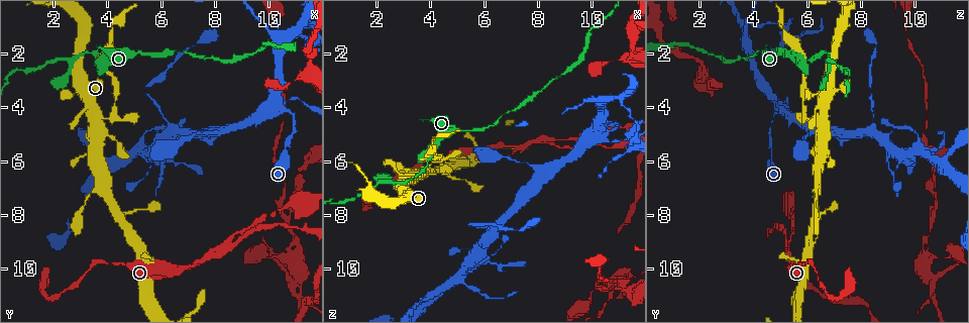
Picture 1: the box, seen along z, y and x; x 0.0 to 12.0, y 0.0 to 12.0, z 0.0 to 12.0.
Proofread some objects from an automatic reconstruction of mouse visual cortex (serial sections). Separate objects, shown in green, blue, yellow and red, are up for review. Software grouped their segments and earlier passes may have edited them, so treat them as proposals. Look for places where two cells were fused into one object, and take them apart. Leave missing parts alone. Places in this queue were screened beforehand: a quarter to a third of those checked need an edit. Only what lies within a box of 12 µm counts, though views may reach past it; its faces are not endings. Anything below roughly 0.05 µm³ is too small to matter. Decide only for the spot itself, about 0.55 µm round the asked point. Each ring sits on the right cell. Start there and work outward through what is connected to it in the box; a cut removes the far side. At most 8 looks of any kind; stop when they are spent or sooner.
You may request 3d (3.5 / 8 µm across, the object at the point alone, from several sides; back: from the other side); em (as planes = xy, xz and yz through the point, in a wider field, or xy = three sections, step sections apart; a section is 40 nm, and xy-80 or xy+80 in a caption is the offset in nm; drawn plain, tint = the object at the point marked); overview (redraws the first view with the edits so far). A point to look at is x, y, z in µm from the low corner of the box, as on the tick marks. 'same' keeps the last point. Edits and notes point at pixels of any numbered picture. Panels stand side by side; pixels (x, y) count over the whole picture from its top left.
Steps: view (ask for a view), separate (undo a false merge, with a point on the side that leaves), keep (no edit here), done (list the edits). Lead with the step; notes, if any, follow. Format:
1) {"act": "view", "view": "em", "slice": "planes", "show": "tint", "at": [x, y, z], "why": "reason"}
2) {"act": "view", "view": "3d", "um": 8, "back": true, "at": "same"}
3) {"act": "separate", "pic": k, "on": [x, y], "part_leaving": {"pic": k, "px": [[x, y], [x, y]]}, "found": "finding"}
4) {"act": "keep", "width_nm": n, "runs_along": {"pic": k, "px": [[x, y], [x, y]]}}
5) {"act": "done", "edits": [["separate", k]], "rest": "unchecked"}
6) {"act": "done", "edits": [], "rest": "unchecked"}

{"act": "view", "view": "3d", "um": 3.5, "at": [4.1, 4.5, 6.0], "why": "a fork"}

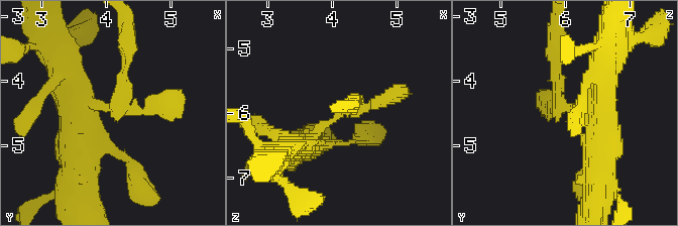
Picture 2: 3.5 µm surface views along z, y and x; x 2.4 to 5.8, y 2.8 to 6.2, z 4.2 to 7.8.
{"act": "view", "view": "em", "slice": "xy", "step": 2, "show": "plain", "at": [4.20, 4.40, 5.95], "why": "need the tissue"}

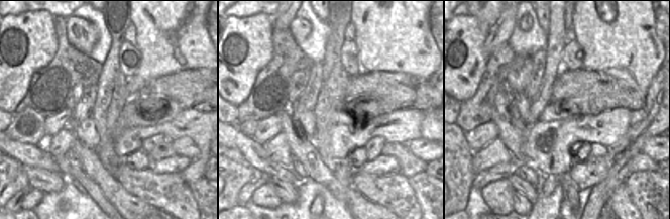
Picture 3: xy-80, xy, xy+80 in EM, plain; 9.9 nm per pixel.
{"act": "view", "view": "em", "slice": "xy", "step": 2, "show": "tint", "at": "same"}

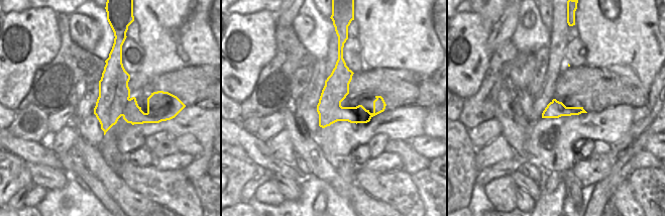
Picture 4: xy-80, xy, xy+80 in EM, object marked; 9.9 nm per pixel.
{"act": "separate", "pic": 2, "on": [554, 66], "width_nm": 260, "part_leaving": {"pic": 2, "px": [[563, 106], [553, 60], [556, 28]]}, "found": "a second cell is stuck on"}

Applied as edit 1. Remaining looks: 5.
{"act": "view", "view": "overview"}

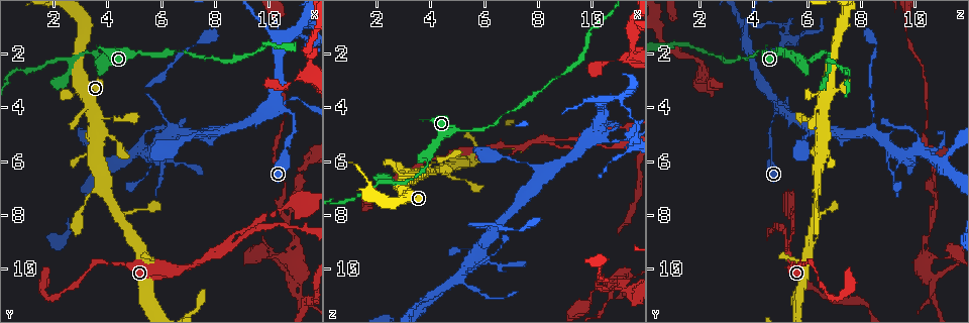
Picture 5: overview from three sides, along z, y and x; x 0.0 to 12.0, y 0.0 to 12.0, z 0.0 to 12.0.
{"act": "view", "view": "em", "slice": "planes", "show": "tint", "at": [10.5, 4.0, 5.0], "why": "four arms meet"}

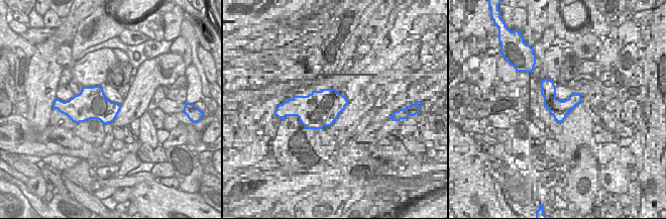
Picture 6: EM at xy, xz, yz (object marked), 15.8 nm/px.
{"act": "view", "view": "3d", "um": 3.5, "at": "same"}

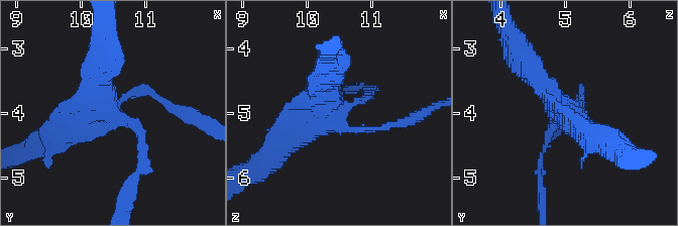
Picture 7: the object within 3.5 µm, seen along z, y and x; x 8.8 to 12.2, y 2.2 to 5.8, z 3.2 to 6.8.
{"act": "keep", "width_nm": 460, "runs_along": {"pic": 7, "px": [[368, 88], [362, 101], [278, 145]]}, "found": "one cell here"}

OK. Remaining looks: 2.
{"act": "view", "view": "3d", "um": 3.5, "at": [6.5, 5.0, 8.4], "why": "a narrow waist"}

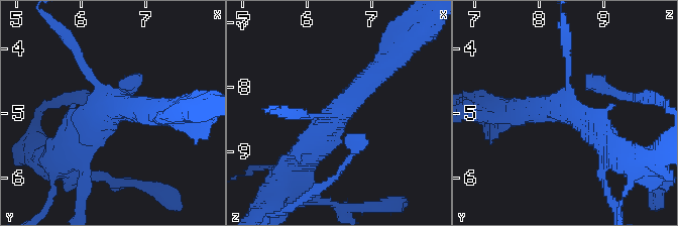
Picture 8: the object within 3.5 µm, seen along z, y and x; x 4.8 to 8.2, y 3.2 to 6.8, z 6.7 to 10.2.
{"act": "view", "view": "em", "slice": "planes", "show": "tint", "at": [6.50, 4.95, 8.40], "why": "need the tissue"}

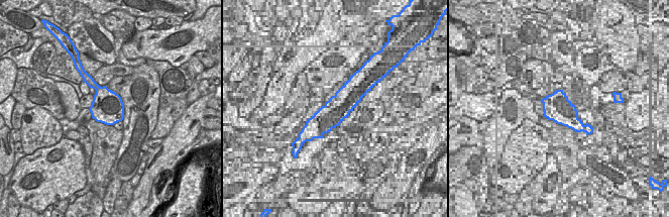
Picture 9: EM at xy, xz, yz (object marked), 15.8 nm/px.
{"act": "keep", "arms": 3, "arm_widths_nm": [100, 350, 450], "runs_along": {"pic": 8, "px": [[385, 65], [305, 157]]}, "found": "continuous, no second cell"}

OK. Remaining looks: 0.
{"act": "done", "edits": [["separate", 2]], "rest": "unchecked"}

